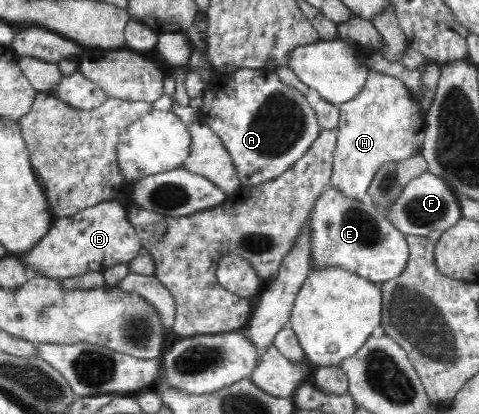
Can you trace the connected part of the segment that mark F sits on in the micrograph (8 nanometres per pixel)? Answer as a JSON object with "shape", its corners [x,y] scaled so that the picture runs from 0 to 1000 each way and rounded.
{"shape":[[[889,415],[848,442],[835,476],[800,510],[818,543],[843,568],[891,570],[898,558],[927,558],[952,543],[967,527],[960,493],[952,486],[939,449],[912,423]]]}

